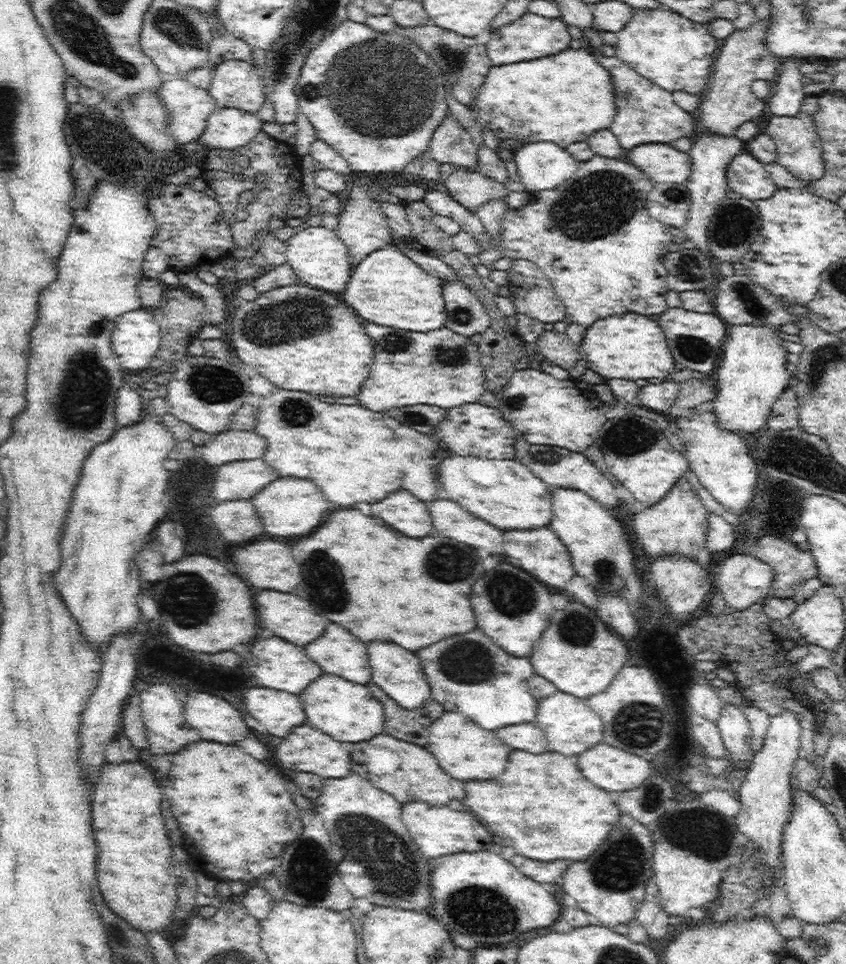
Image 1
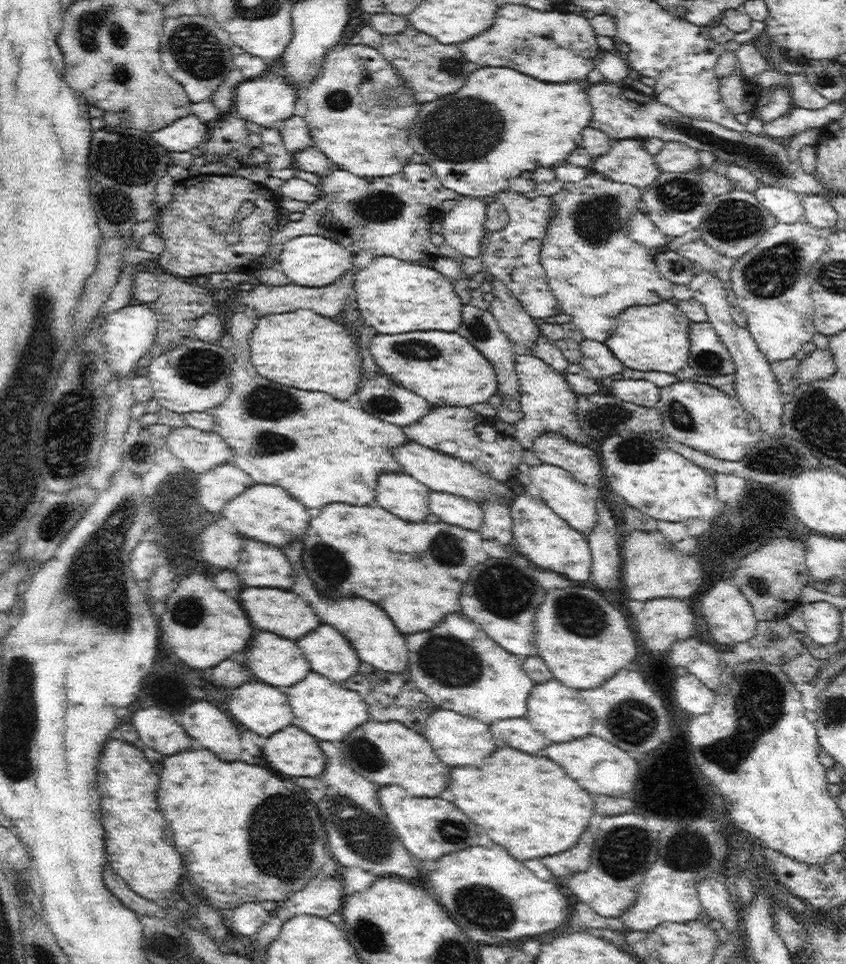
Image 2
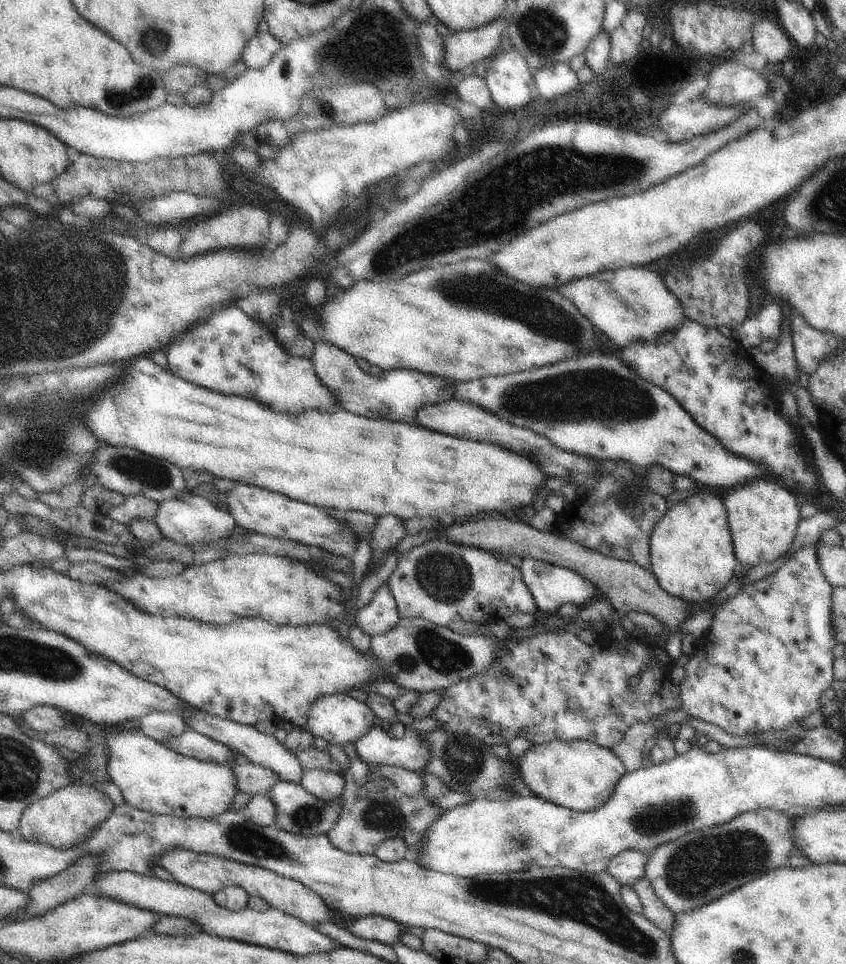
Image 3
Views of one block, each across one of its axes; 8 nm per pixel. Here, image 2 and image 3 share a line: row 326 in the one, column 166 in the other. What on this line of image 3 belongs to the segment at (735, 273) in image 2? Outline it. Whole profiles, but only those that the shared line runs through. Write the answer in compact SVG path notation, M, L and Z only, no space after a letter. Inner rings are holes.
M108 729L103 746L107 756L109 778L120 788L126 804L131 807L157 815L211 819L228 811L234 795L238 793L235 786L235 772L230 767L184 756L169 749L166 744L147 737L142 731L124 729L117 732Z

